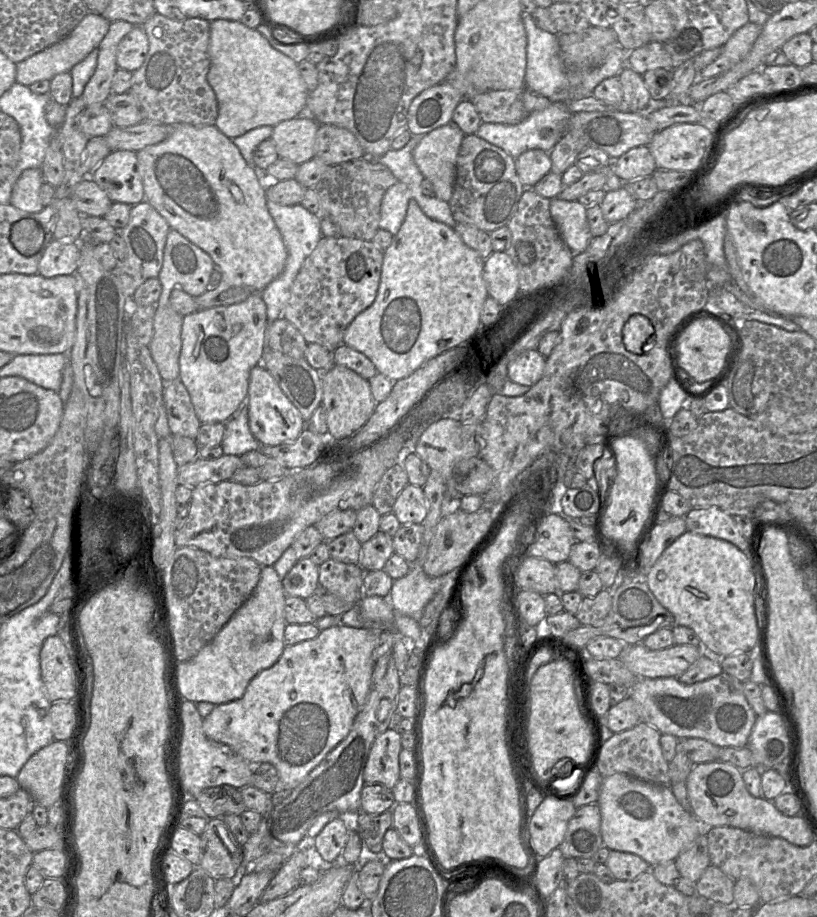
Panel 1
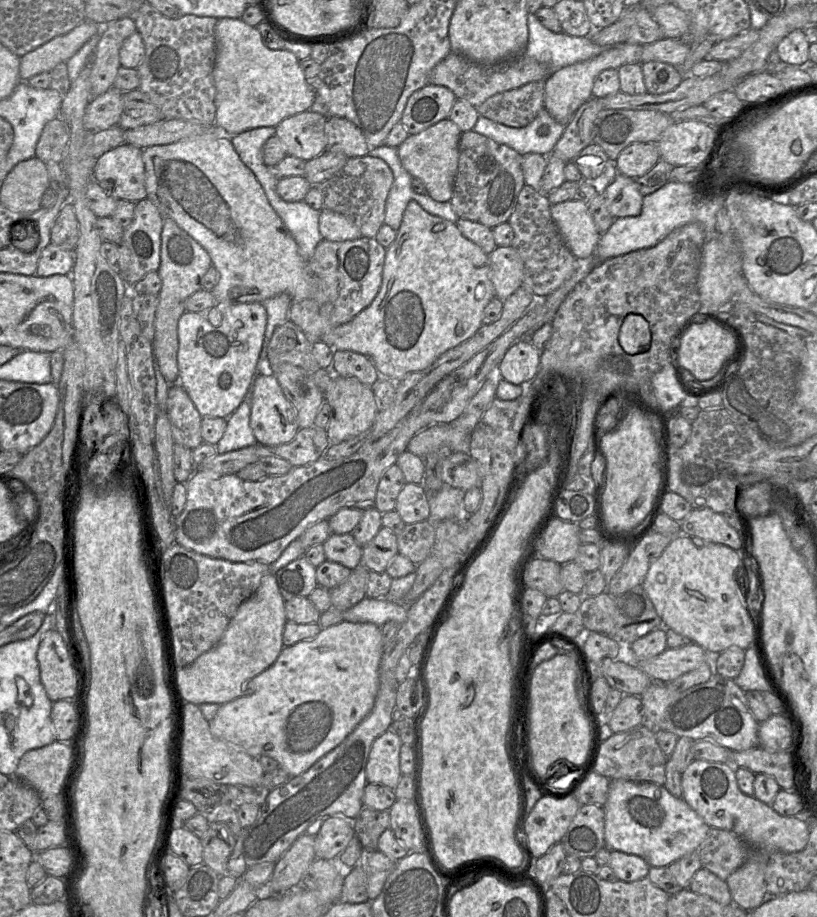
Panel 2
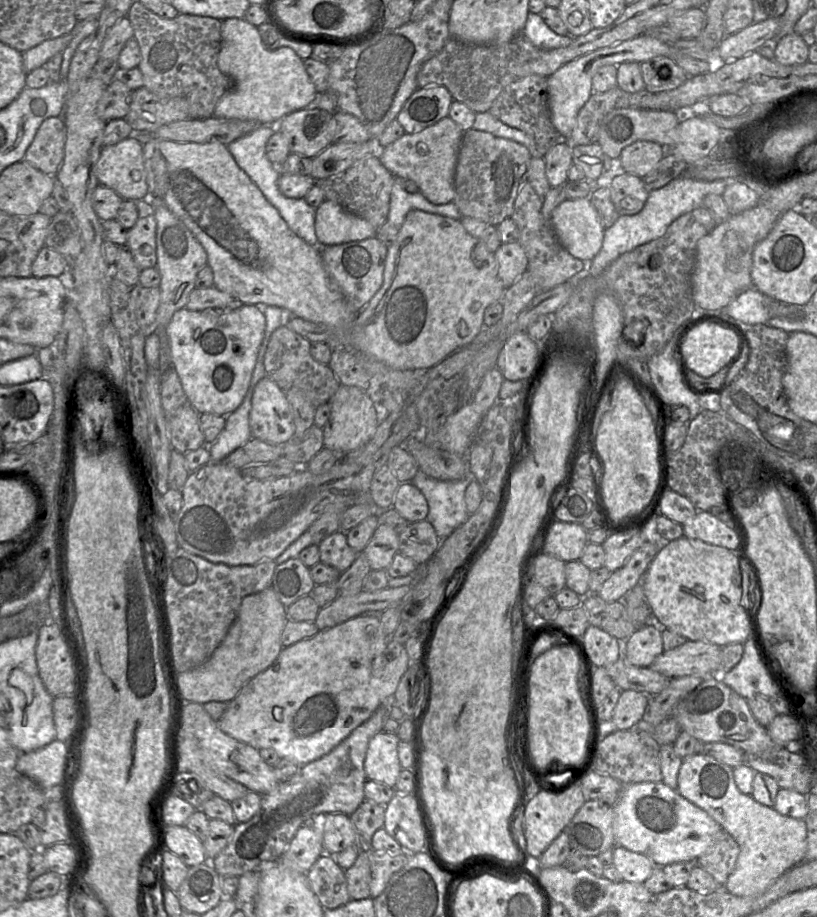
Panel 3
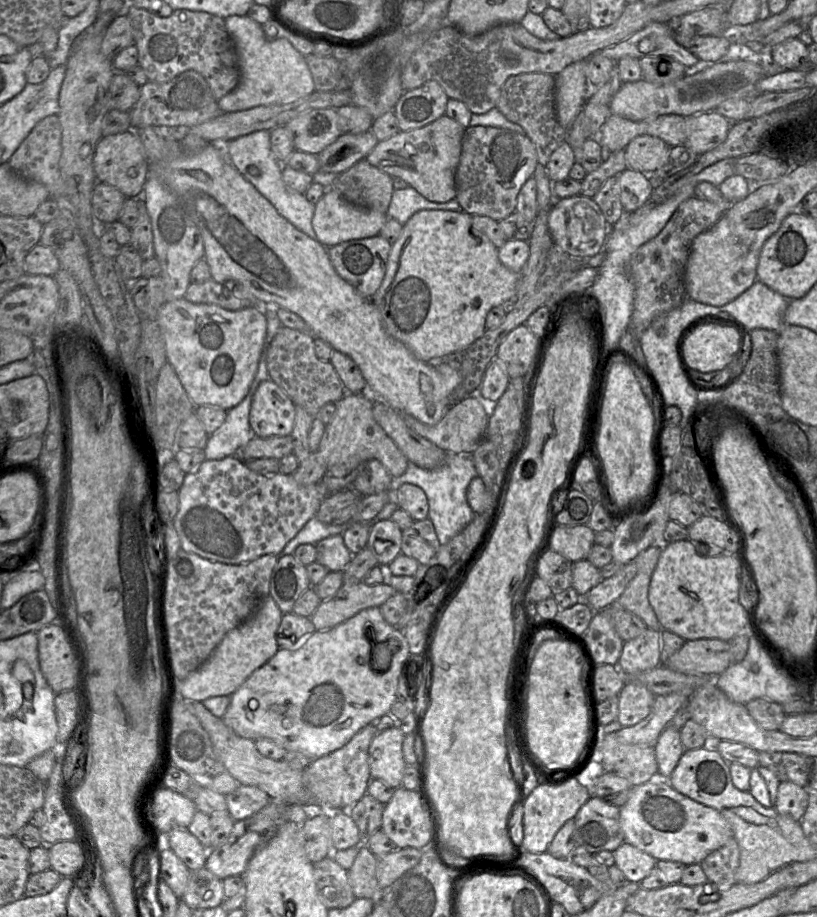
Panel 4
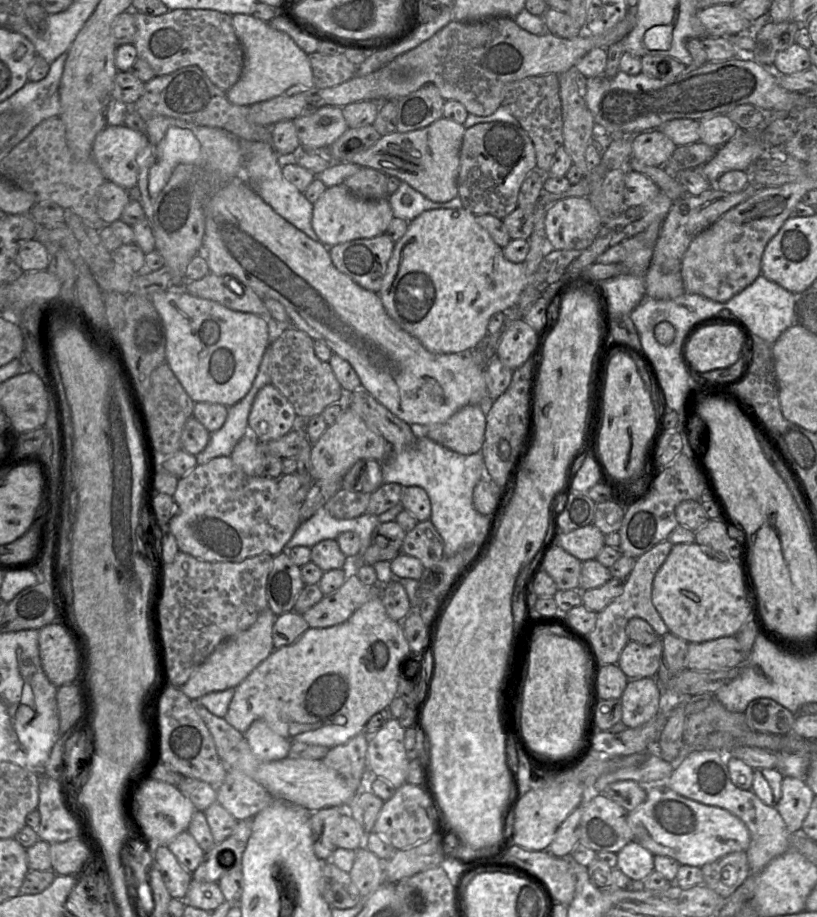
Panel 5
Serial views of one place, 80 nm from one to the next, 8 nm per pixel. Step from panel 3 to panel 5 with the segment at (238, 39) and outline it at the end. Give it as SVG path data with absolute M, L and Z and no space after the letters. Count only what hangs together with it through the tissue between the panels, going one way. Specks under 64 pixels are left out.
M253 15L232 16L235 33L244 50L244 66L239 80L226 92L234 105L253 104L287 94L293 89L314 87L314 77L308 55L286 33L271 27Z

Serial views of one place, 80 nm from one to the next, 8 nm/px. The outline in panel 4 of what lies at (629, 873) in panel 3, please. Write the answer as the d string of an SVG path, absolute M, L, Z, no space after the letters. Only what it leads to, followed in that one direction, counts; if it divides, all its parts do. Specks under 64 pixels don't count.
M623 842L614 852L615 865L628 882L639 883L656 867L657 861L650 854Z

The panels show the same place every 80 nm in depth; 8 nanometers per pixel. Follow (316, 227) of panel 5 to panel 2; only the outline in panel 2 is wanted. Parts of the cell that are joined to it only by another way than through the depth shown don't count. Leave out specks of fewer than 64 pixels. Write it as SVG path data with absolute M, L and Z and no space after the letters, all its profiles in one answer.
M323 208L319 214L319 232L322 240L346 241L359 239L359 227L348 217Z

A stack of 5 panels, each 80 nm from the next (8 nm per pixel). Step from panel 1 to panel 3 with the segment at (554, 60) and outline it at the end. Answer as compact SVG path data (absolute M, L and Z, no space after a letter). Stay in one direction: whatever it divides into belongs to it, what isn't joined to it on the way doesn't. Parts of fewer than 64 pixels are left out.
M529 12L522 34L536 47L541 49L556 49L568 46L574 37L558 35L543 21L541 16Z

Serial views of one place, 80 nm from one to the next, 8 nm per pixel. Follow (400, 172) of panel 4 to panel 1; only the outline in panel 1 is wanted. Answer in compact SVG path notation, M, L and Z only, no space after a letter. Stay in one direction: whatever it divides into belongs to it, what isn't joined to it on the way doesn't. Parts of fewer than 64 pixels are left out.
M450 122L424 135L413 151L413 158L424 178L429 180L434 188L435 197L449 202L456 180L456 166L460 146L465 134Z

